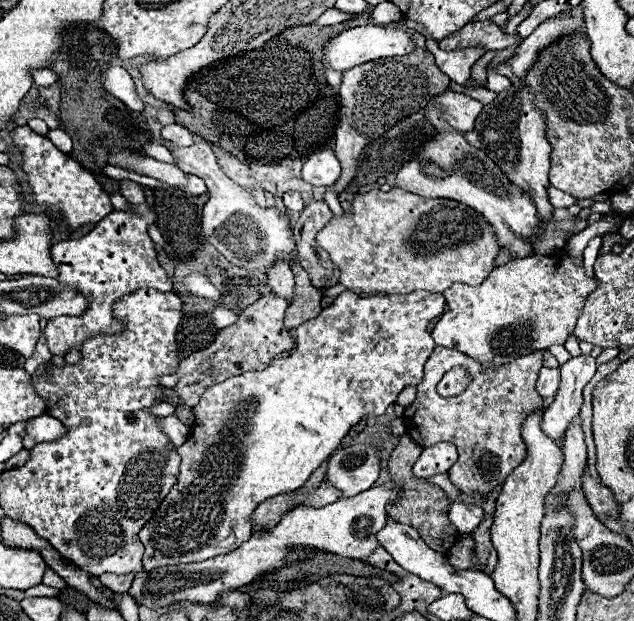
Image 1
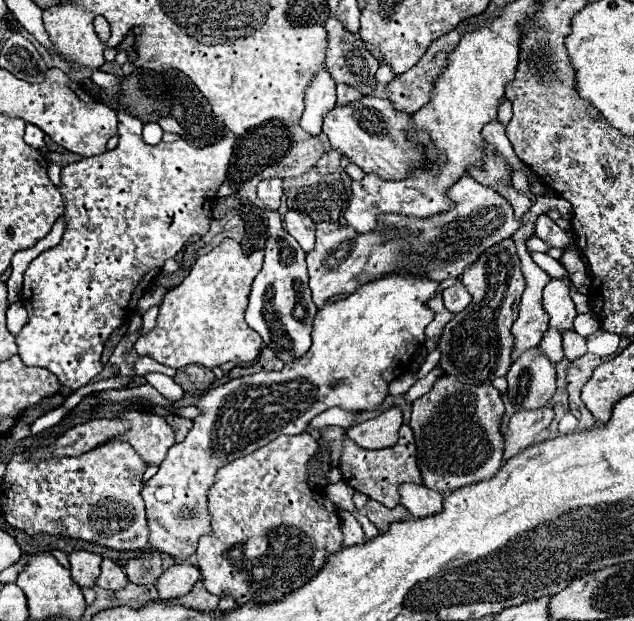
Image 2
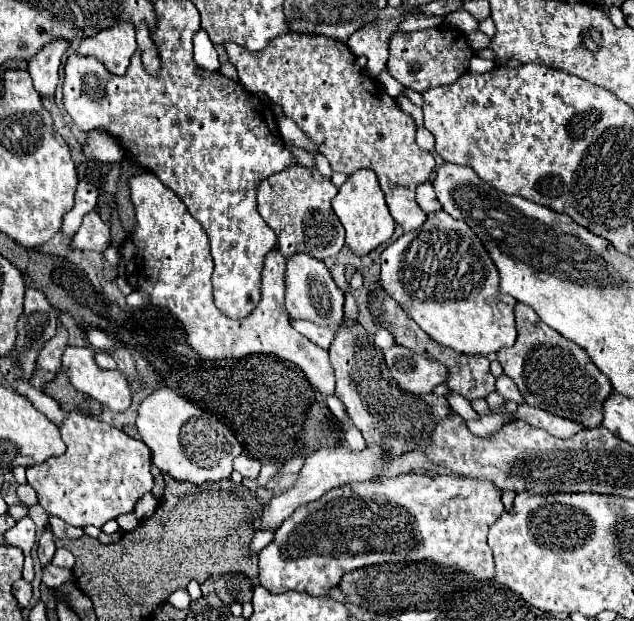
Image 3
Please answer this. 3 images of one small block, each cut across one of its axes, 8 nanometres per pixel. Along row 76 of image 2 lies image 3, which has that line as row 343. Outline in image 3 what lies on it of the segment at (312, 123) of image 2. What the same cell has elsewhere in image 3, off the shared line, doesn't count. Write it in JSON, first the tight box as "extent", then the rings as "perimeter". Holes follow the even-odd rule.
{"extent":[292,320,336,350],"perimeter":[[[294,320],[292,324],[294,324],[294,328],[296,328],[302,336],[306,336],[310,342],[318,344],[318,346],[324,348],[324,350],[330,348],[332,338],[334,338],[334,334],[336,334],[334,328],[328,328],[328,326],[316,326],[316,324],[304,322],[304,320]]]}

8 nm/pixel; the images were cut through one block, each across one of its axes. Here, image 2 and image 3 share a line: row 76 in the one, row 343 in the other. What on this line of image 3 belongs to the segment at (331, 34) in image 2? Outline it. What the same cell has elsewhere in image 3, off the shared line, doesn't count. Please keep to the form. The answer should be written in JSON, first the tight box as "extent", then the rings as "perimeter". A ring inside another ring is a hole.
{"extent":[330,324,450,458],"perimeter":[[[346,324],[338,326],[330,346],[330,364],[336,372],[336,394],[346,408],[350,424],[362,432],[366,444],[380,446],[390,458],[398,458],[426,444],[436,422],[442,422],[450,412],[444,396],[404,394],[394,378],[388,376],[382,348],[372,342],[360,324],[348,328]]]}

